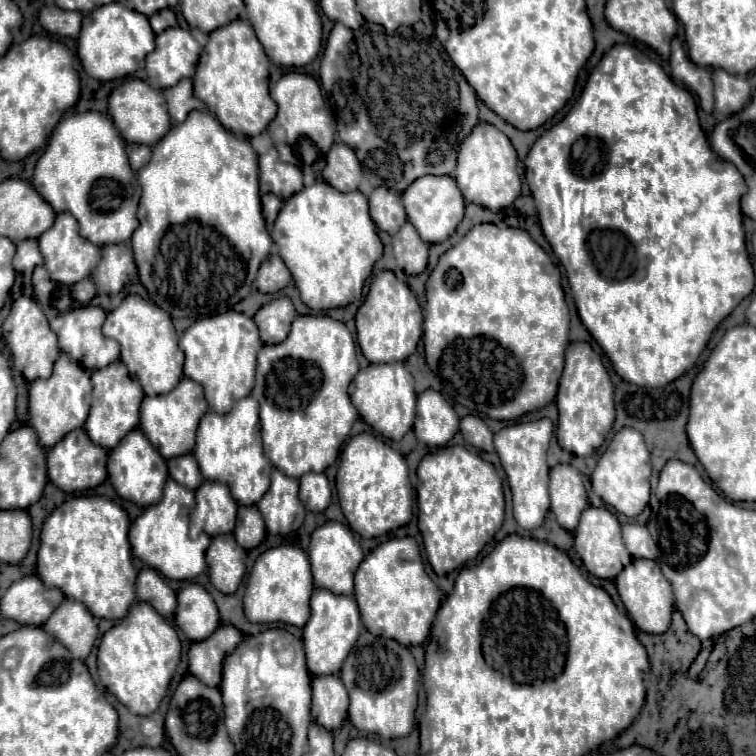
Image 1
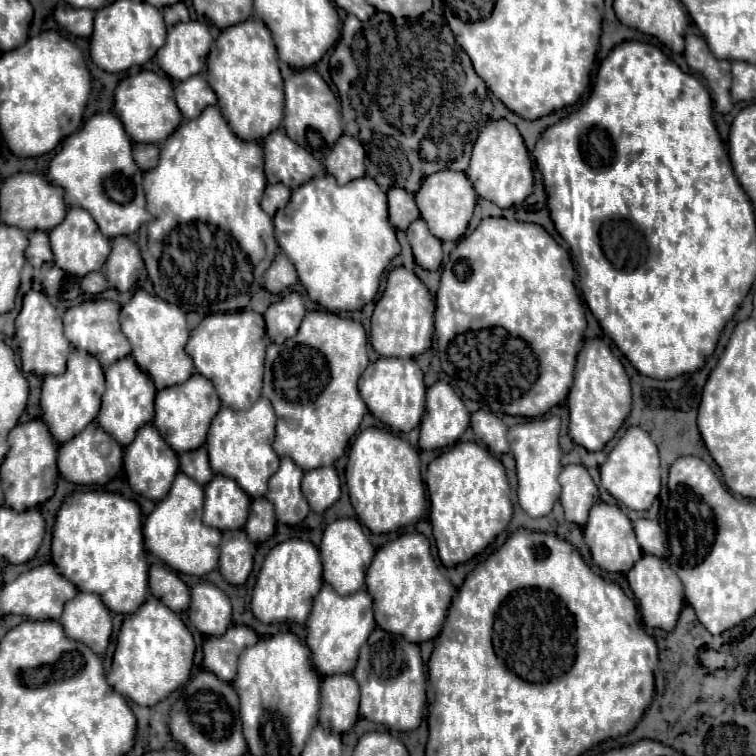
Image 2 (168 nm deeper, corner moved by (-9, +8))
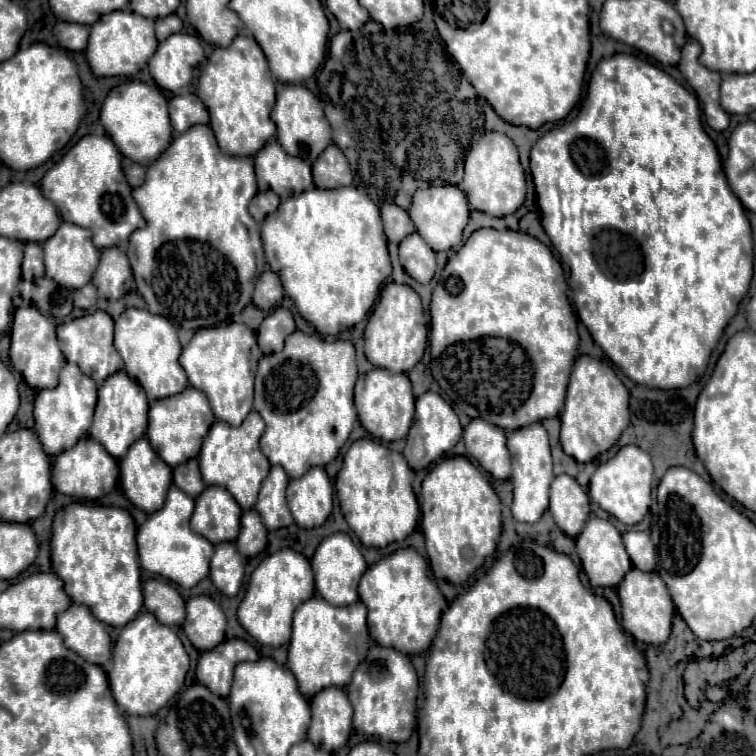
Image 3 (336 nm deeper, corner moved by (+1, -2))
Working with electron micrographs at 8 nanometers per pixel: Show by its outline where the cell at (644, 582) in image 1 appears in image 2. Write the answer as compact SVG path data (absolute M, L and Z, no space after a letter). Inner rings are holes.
M644 555L638 561L638 565L634 565L628 571L626 577L628 577L628 583L630 583L632 591L634 591L634 597L640 603L642 621L648 627L656 627L656 629L664 629L664 631L674 629L674 625L678 621L678 615L682 611L682 605L684 605L684 589L682 589L682 581L670 569L670 565L660 557Z

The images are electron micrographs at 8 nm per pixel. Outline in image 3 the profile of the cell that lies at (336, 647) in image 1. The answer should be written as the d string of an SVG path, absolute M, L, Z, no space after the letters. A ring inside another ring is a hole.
M314 595L294 611L292 639L288 649L288 669L296 675L302 695L312 697L324 687L346 687L354 669L364 659L370 647L370 635L366 627L366 607L356 601L352 605L334 607L328 601Z

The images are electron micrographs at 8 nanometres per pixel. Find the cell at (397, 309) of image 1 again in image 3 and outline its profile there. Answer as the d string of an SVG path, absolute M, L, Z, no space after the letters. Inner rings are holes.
M390 281L382 289L380 299L366 323L364 331L366 359L374 367L384 367L394 373L408 373L422 359L426 349L426 337L428 337L428 321L424 317L420 297L412 287Z

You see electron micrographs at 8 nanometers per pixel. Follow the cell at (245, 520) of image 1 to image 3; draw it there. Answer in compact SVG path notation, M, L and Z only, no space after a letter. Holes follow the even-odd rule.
M248 509L242 515L242 529L236 539L236 547L244 557L254 557L266 547L266 527L256 509Z

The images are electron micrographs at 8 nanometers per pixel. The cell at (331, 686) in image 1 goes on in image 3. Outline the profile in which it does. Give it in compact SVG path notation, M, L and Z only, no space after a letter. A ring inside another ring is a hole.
M326 687L310 701L312 723L308 739L322 751L334 753L346 745L352 731L352 705L340 687Z

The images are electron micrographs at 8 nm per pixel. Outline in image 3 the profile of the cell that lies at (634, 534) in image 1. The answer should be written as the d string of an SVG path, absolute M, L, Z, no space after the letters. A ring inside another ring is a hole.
M628 531L622 537L624 537L624 547L626 547L634 567L640 571L654 571L656 549L654 549L650 537L642 531Z

